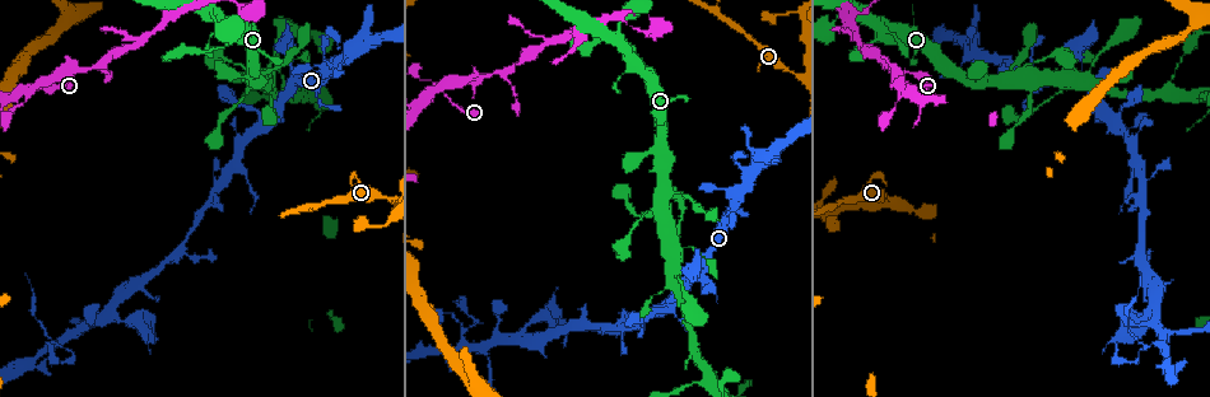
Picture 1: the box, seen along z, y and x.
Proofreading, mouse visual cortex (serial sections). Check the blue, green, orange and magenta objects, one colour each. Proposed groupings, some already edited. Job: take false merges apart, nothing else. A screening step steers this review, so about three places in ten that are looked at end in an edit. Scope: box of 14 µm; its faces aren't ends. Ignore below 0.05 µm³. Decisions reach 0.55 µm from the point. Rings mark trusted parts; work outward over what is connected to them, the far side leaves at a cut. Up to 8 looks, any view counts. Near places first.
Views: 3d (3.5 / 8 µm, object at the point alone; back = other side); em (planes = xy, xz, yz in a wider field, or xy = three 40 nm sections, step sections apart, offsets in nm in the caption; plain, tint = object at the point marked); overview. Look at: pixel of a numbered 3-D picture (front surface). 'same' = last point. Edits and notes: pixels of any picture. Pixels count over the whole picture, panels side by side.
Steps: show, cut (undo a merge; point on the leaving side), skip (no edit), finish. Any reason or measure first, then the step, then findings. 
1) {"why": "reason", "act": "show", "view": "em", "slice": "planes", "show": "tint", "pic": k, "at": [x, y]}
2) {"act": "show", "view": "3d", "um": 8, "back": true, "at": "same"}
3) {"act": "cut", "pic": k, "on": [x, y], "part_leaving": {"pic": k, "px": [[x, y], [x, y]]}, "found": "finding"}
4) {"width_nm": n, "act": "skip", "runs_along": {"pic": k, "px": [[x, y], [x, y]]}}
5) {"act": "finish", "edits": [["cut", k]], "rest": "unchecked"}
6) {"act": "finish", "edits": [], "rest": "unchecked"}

{"why": "thin neck", "act": "show", "view": "3d", "um": 8, "pic": 1, "at": [793, 71]}

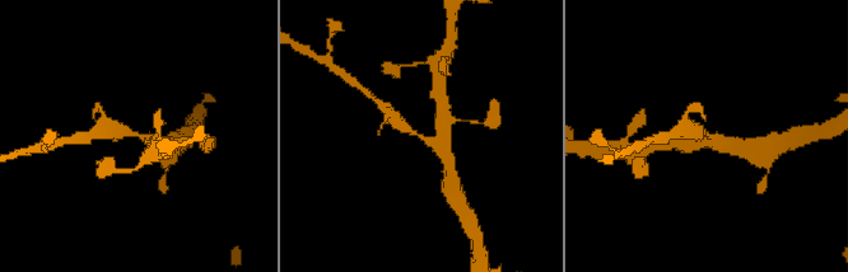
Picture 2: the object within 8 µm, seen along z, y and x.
{"why": "closer look", "act": "show", "view": "3d", "um": 3.5, "pic": 2, "at": [136, 135]}

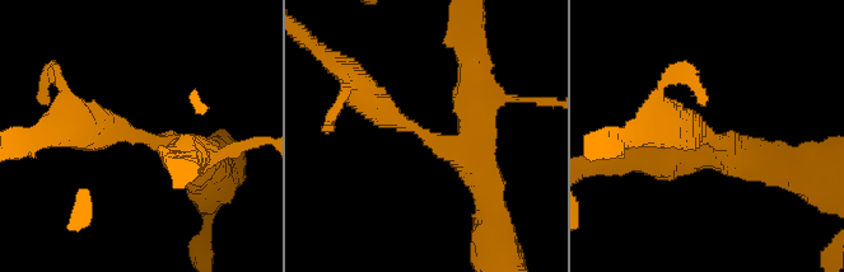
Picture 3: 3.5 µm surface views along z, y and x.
{"act": "show", "view": "em", "slice": "xy", "step": 1, "show": "tint", "pic": 3, "at": [137, 134]}

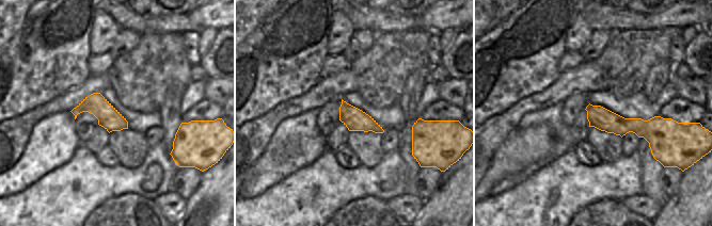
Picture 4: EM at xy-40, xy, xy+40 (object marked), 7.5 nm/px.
{"arm_widths_nm": [400, 400, 450], "act": "skip", "runs_along": {"pic": 4, "px": [[589, 108], [617, 125], [664, 120]]}, "found": "all the same cell"}

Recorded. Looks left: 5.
{"why": "arms part here", "act": "show", "view": "3d", "um": 3.5, "pic": 1, "at": [37, 84]}

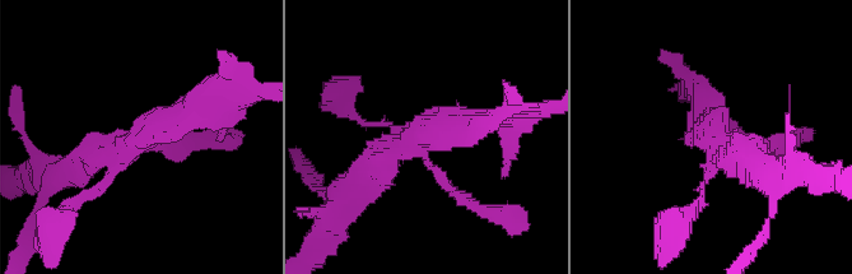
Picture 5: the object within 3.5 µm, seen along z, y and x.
{"act": "show", "view": "em", "slice": "xy", "step": 5, "show": "tint", "pic": 5, "at": [423, 143]}

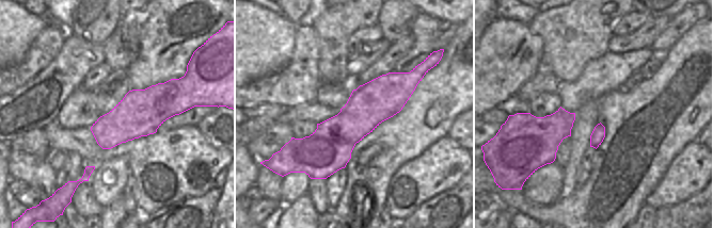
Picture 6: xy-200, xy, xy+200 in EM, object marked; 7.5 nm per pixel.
{"act": "skip", "runs_along": {"pic": 5, "px": [[786, 142], [724, 142], [701, 102]]}, "found": "continuous, no second cell"}

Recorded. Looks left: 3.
{"why": "branch point", "act": "show", "view": "em", "slice": "planes", "show": "tint", "pic": 1, "at": [91, 70]}

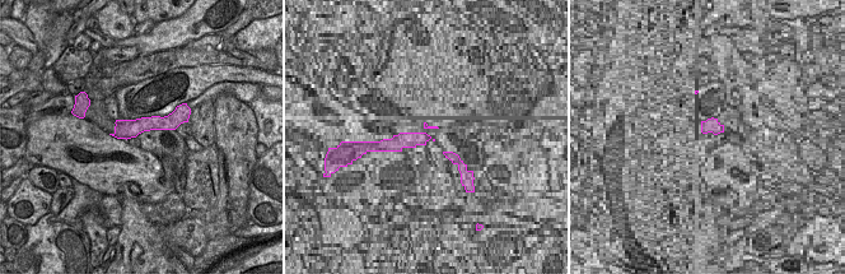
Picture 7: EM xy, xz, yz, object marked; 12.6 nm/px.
{"act": "show", "view": "3d", "um": 3.5, "at": "same"}

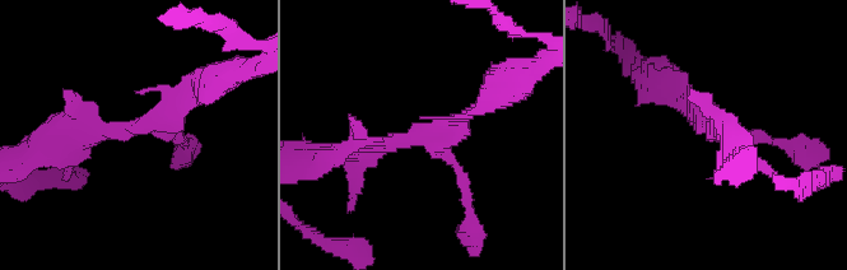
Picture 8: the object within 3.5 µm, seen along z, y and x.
{"width_nm": 260, "act": "skip", "runs_along": {"pic": 8, "px": [[56, 142], [166, 122], [200, 87]]}, "found": "continuous, no second cell"}

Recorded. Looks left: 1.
{"act": "finish", "edits": [], "rest": "unchecked"}

